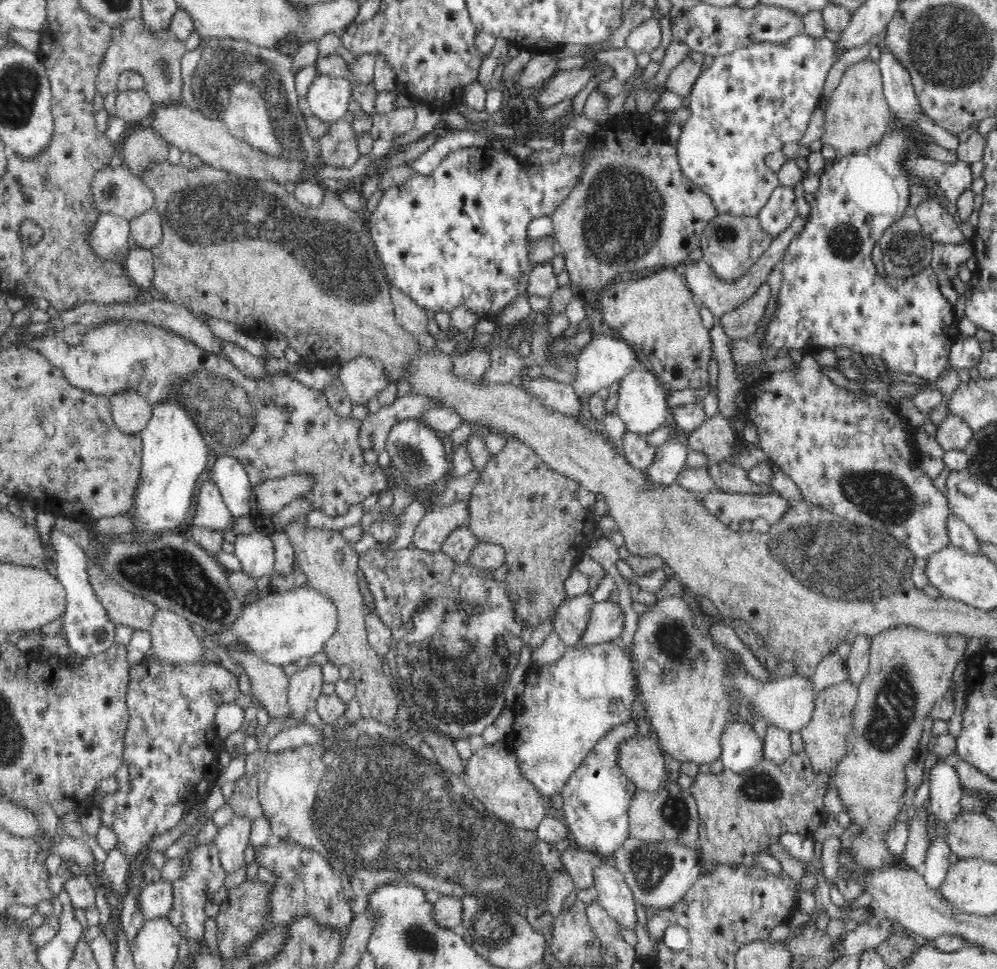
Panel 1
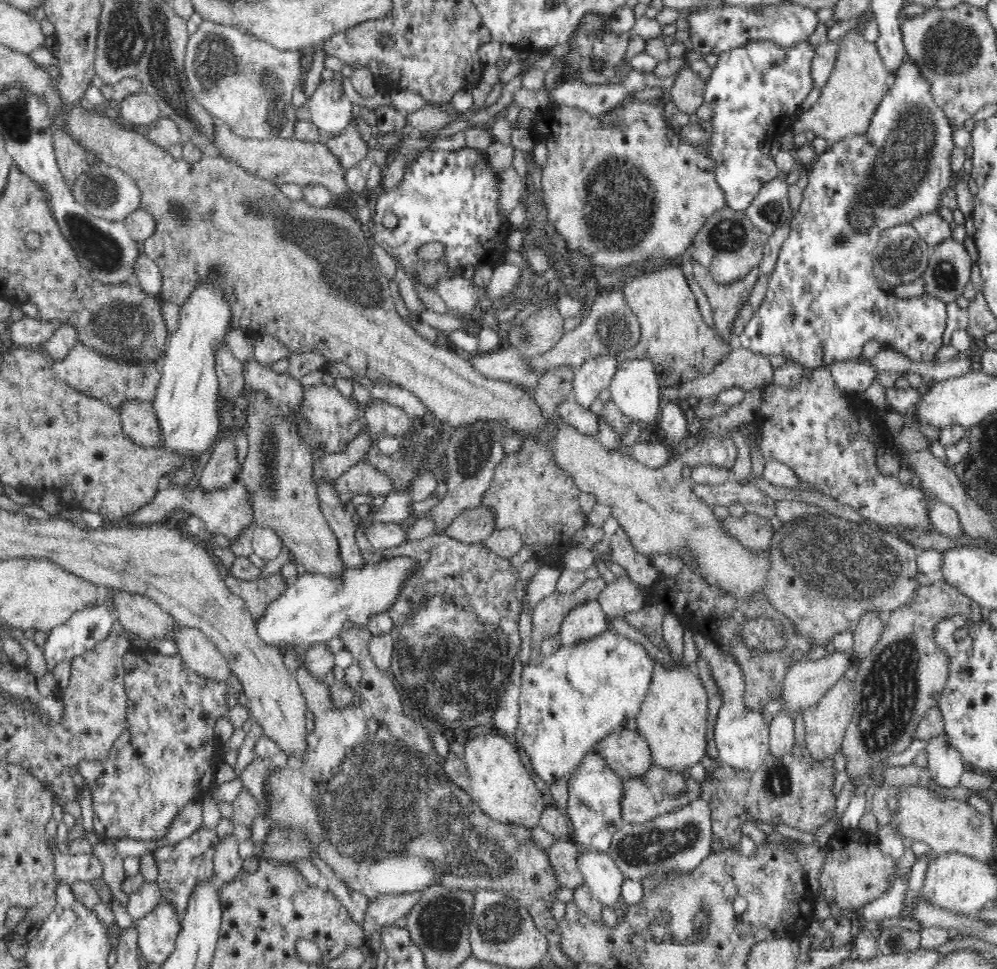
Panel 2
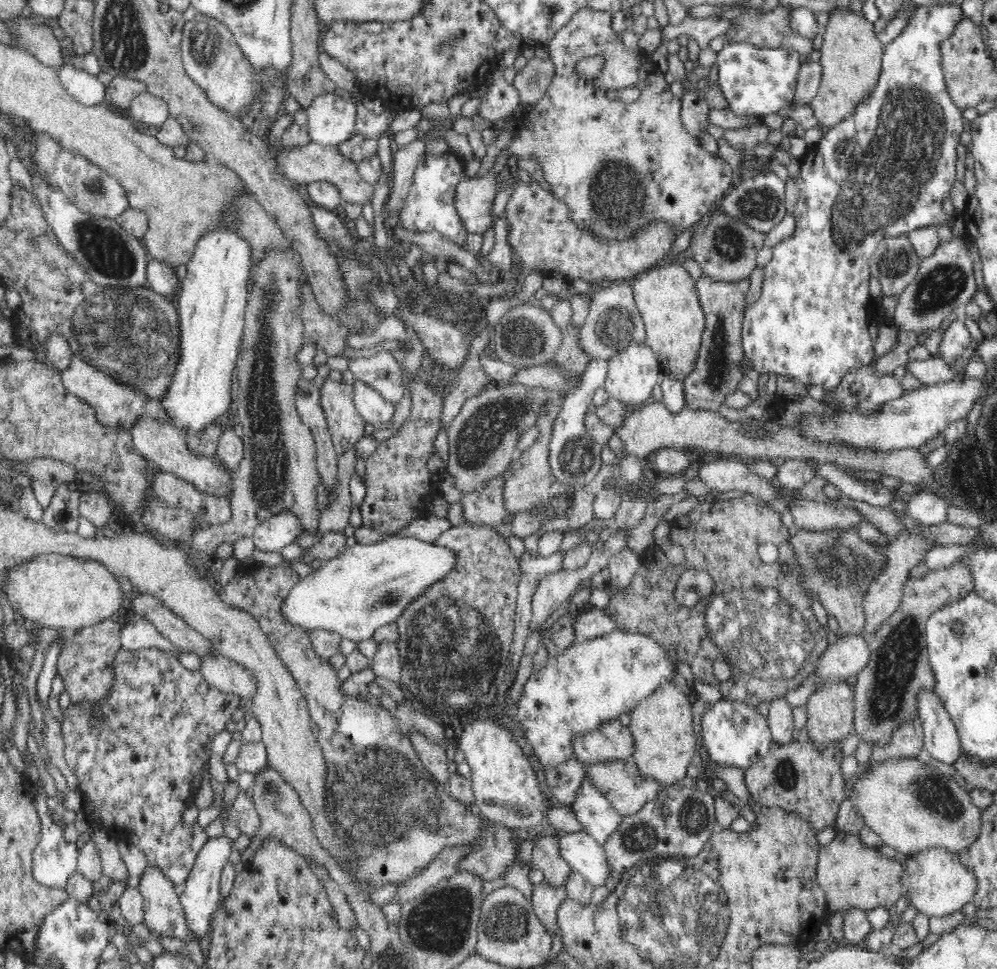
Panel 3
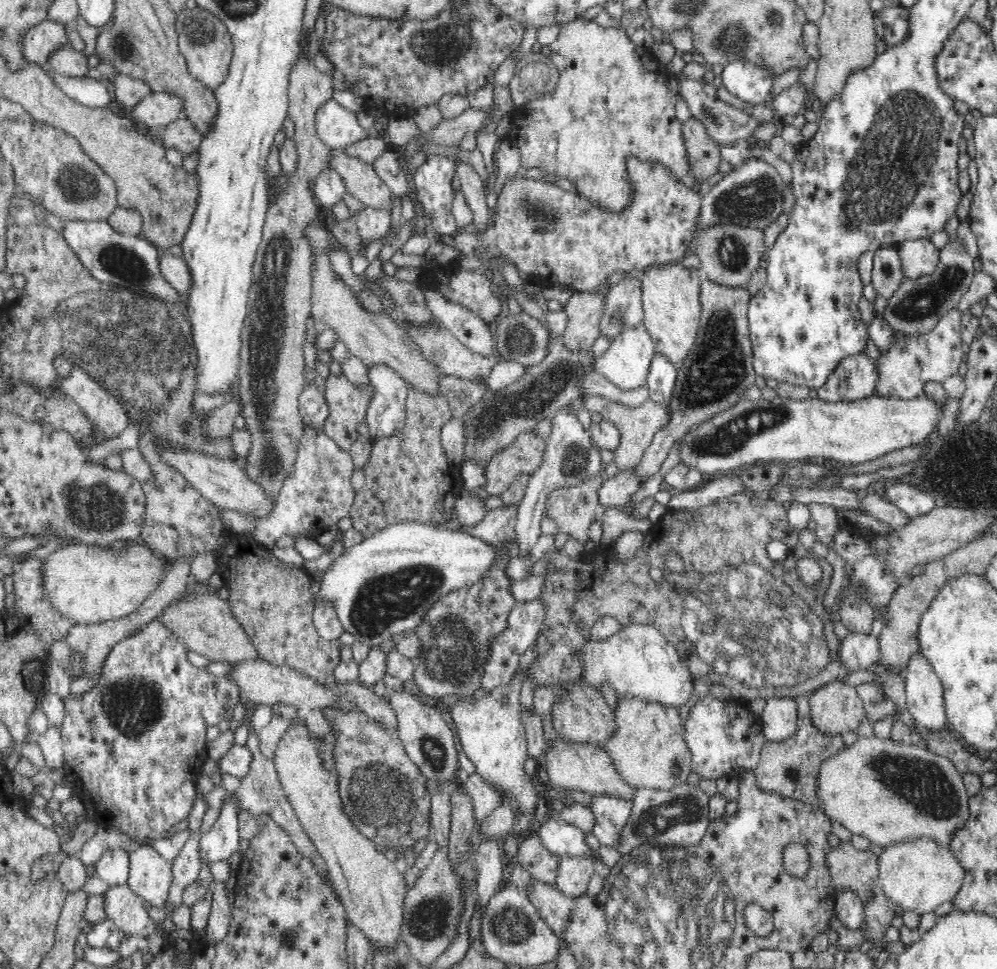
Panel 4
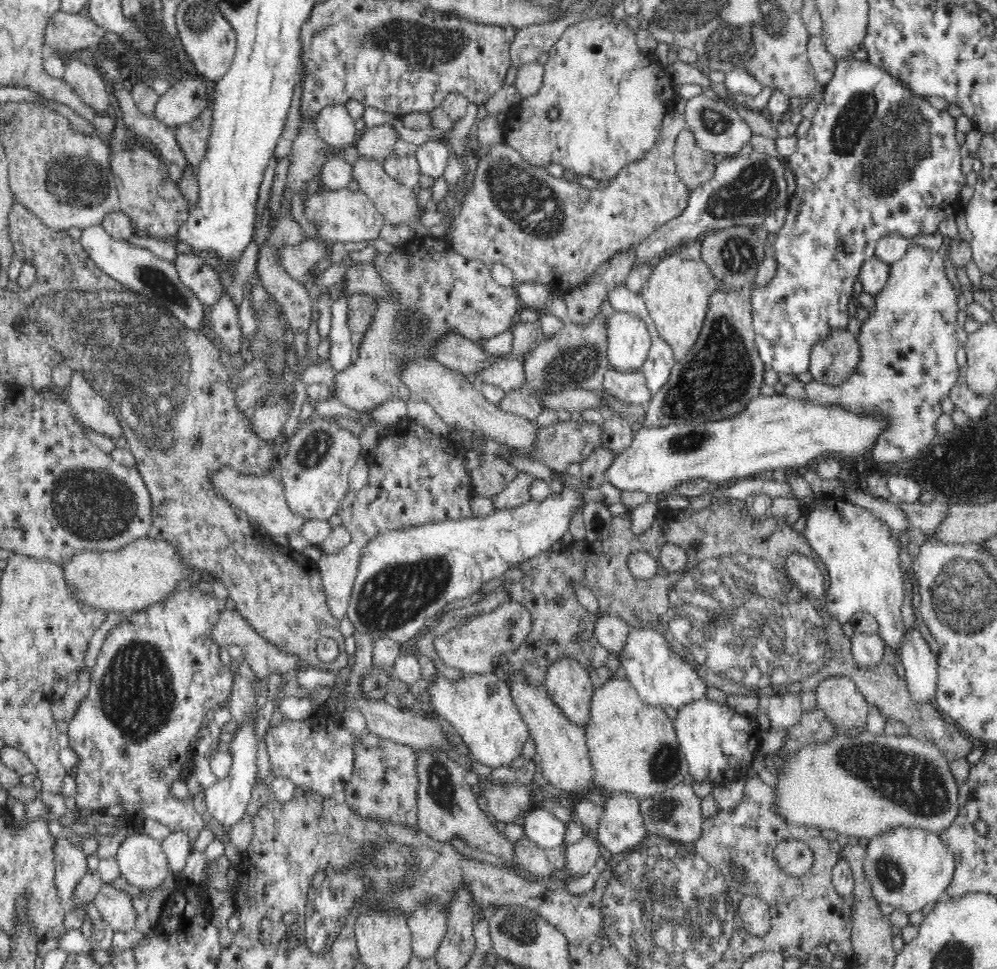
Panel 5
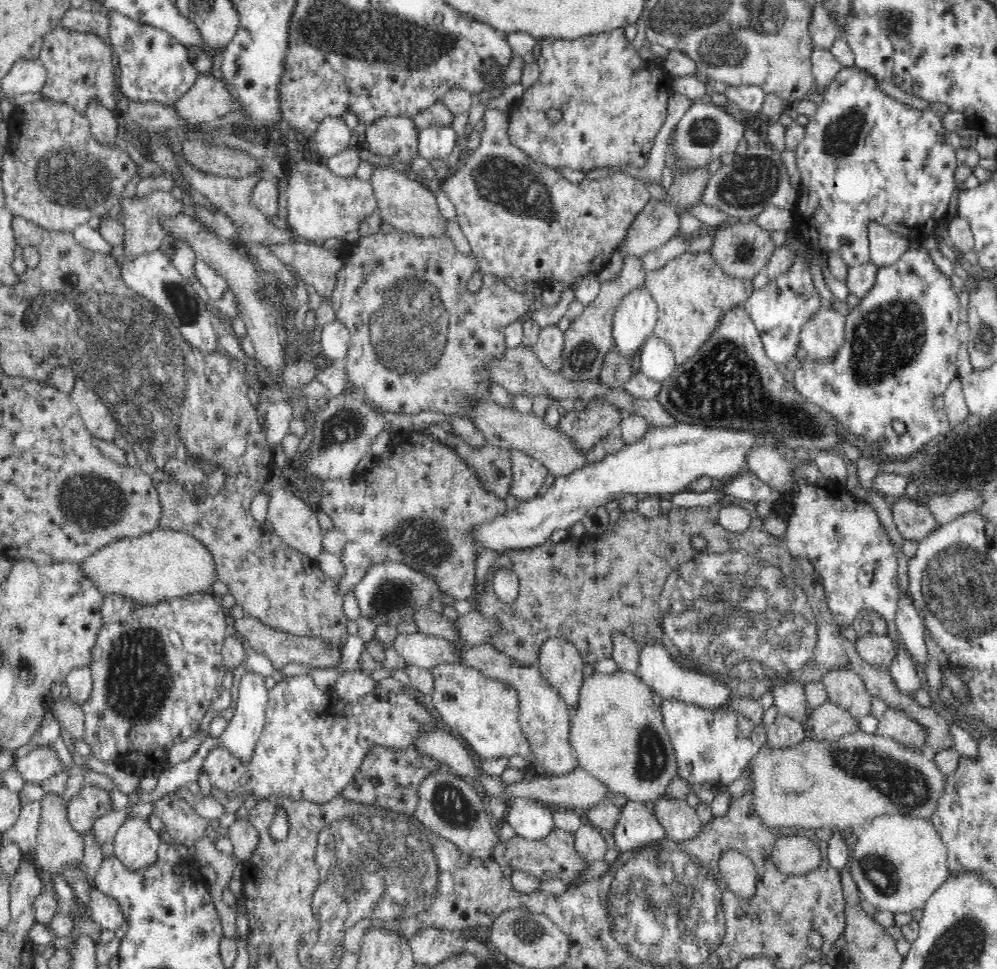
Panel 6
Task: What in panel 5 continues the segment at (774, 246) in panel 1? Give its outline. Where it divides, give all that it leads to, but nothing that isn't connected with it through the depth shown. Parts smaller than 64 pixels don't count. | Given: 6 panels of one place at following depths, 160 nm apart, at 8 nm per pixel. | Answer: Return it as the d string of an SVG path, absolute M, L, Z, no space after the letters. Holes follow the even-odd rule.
M747 284L742 286L740 290L736 291L726 291L720 290L713 293L709 298L709 310L706 314L706 319L702 330L699 334L696 344L693 349L679 361L674 363L671 370L671 375L669 376L668 382L659 388L659 391L651 397L650 402L646 406L647 413L645 414L646 422L644 427L666 427L672 426L672 424L692 424L700 422L711 422L711 421L722 421L724 418L730 418L741 413L745 409L745 405L748 404L750 400L754 397L758 397L758 388L762 386L762 361L760 355L758 354L758 349L755 346L755 329L753 328L753 320L751 314L751 294L753 293L752 286Z

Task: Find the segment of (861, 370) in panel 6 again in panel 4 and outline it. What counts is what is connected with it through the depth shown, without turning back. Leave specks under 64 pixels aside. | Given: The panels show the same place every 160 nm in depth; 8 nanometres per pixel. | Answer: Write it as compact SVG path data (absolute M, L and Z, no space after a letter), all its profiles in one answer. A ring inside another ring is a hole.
M918 238L898 244L906 279L916 279L934 272L939 250L930 238ZM957 310L942 315L935 327L926 334L897 334L897 341L889 351L884 351L877 360L879 381L875 394L882 398L906 399L921 397L924 382L943 382L946 378L962 369L962 335L960 317Z

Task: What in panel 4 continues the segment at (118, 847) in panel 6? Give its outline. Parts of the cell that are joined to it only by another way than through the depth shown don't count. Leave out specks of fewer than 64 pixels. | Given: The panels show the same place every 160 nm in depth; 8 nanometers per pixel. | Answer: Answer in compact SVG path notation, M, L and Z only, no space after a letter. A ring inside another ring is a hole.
M137 846L129 852L129 877L127 884L154 907L156 912L164 912L169 906L167 896L173 881L172 861L164 859L152 846Z

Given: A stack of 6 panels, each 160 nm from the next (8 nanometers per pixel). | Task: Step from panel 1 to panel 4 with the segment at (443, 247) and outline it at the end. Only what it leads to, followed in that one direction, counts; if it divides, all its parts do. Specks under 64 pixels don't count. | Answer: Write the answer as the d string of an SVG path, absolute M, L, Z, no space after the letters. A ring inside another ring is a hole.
M431 156L414 172L414 191L416 191L416 203L420 203L422 216L432 216L432 227L440 237L454 236L459 228L452 215L452 204L455 192L453 191L453 178L456 173L456 163L450 162L440 156Z

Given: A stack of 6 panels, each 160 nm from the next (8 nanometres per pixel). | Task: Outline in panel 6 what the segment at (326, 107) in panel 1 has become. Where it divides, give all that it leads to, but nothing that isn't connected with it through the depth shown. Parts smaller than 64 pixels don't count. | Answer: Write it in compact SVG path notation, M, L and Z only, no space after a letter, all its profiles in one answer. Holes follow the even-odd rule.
M326 117L313 133L320 160L348 149L353 139L352 130L343 118Z

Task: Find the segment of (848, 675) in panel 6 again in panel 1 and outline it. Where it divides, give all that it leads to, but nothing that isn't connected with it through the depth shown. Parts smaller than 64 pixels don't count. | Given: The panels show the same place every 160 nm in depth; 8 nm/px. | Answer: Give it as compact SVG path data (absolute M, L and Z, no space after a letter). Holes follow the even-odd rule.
M845 681L827 687L816 695L812 716L800 732L803 748L817 774L829 776L847 756L847 735L852 726L857 691L858 688L853 683Z

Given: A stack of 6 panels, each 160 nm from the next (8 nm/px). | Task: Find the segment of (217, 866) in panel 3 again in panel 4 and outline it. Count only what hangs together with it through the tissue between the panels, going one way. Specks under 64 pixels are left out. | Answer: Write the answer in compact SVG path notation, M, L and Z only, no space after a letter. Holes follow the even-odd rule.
M224 804L220 817L211 828L201 834L198 851L200 862L210 866L220 860L228 860L234 852L238 852L238 804Z

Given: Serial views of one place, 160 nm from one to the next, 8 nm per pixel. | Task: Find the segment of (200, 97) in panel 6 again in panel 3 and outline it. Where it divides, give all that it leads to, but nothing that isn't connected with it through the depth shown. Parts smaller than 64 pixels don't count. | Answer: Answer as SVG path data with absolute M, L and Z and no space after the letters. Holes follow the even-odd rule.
M147 91L137 94L128 106L128 116L144 124L154 124L159 127L169 117L166 102Z

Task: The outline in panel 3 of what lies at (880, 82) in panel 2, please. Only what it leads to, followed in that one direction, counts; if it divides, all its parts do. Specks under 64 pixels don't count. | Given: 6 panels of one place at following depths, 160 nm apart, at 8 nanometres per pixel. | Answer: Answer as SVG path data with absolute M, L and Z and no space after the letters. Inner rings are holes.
M847 8L830 17L823 37L819 61L823 68L821 85L809 106L819 126L826 131L849 116L879 81L884 47L872 29L872 23L860 12L850 12Z

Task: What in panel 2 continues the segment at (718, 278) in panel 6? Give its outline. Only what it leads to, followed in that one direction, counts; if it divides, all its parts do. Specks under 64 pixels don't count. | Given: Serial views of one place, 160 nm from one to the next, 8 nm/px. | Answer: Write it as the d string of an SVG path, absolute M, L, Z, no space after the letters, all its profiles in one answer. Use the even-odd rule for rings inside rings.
M679 265L628 279L620 283L628 309L638 319L640 340L616 355L619 361L648 359L658 375L661 387L681 387L686 382L710 374L734 350L730 341L723 340L702 318L697 298Z

